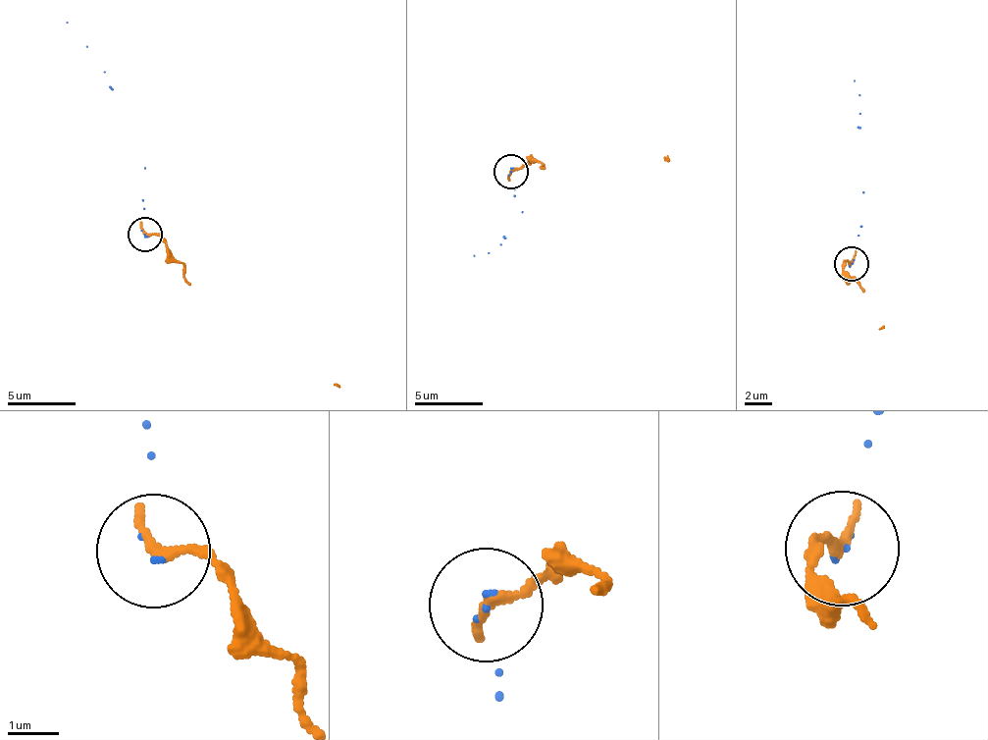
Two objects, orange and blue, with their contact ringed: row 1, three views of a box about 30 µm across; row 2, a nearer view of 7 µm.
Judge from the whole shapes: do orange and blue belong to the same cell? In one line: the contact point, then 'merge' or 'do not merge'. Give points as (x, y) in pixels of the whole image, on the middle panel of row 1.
at (510, 171); merge

